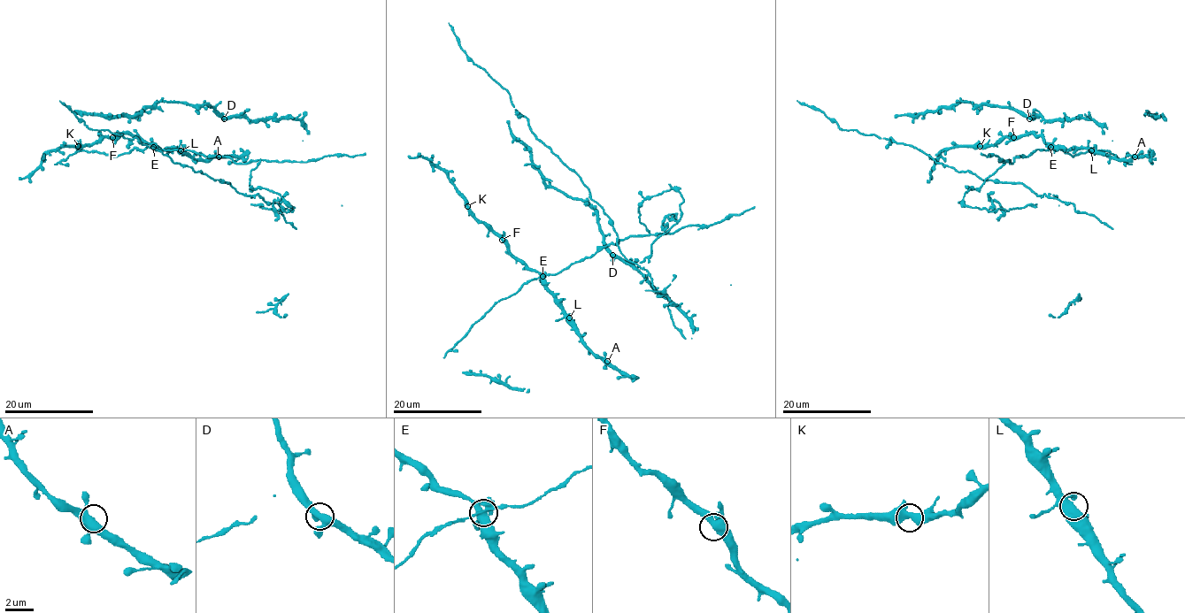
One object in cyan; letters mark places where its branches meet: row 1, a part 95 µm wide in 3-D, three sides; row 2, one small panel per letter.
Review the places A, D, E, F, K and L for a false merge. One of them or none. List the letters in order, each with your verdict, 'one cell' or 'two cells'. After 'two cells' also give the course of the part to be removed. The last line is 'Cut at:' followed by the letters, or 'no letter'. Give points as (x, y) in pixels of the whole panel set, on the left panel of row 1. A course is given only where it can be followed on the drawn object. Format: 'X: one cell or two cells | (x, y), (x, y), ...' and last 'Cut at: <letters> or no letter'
A: one cell
D: one cell
E: two cells | (154, 146), (228, 157), (242, 164), (259, 159), (250, 184), (277, 193), (294, 208), (250, 204)
F: one cell
K: one cell
L: one cell
Cut at: E

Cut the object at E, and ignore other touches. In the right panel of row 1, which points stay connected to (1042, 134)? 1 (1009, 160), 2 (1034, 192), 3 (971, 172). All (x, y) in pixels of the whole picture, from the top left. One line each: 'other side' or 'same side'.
1: other side
2: same side
3: same side

